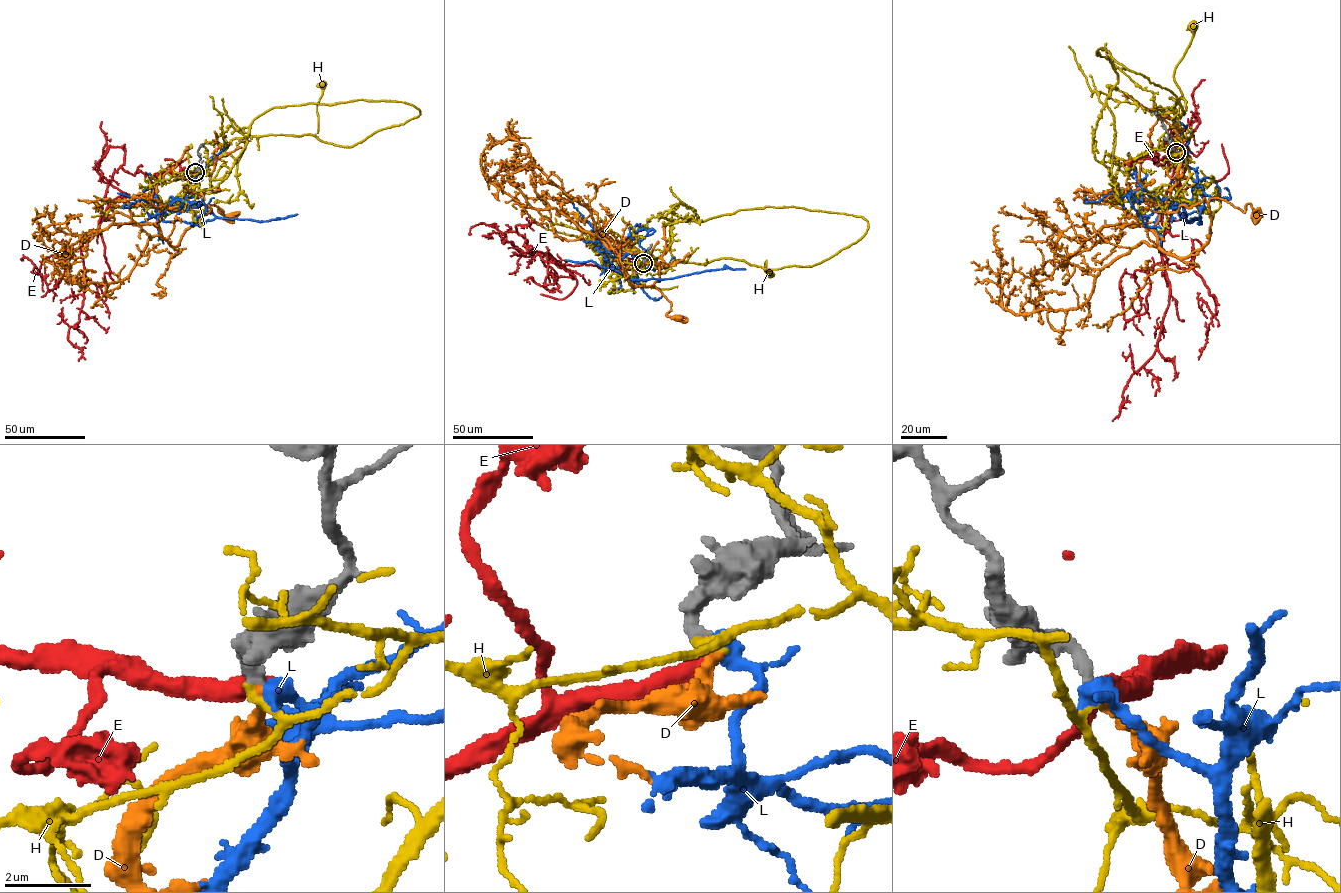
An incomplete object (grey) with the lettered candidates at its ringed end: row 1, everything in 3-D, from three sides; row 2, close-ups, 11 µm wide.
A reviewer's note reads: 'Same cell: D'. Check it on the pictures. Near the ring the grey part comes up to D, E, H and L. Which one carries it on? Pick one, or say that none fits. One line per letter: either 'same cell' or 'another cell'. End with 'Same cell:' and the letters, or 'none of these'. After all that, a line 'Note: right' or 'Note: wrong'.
D: same cell
E: another cell
H: another cell
L: another cell
Same cell: D
Note: right

